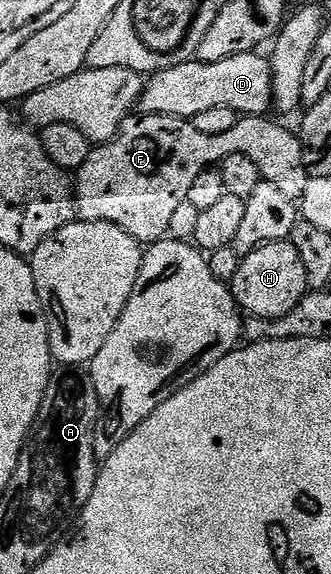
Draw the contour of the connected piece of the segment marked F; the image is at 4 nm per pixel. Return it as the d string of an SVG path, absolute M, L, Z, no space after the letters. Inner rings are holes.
M133 115L120 124L115 141L95 146L85 162L75 170L74 192L76 194L76 216L81 221L105 221L122 227L141 243L155 243L168 237L170 219L176 208L188 200L190 186L202 171L213 168L214 163L225 161L230 155L246 155L254 162L263 180L274 183L279 191L293 199L300 198L306 191L308 168L304 162L304 148L299 136L284 125L271 121L268 115L241 116L230 131L223 135L202 135L191 120L183 117L161 117L159 115Z

